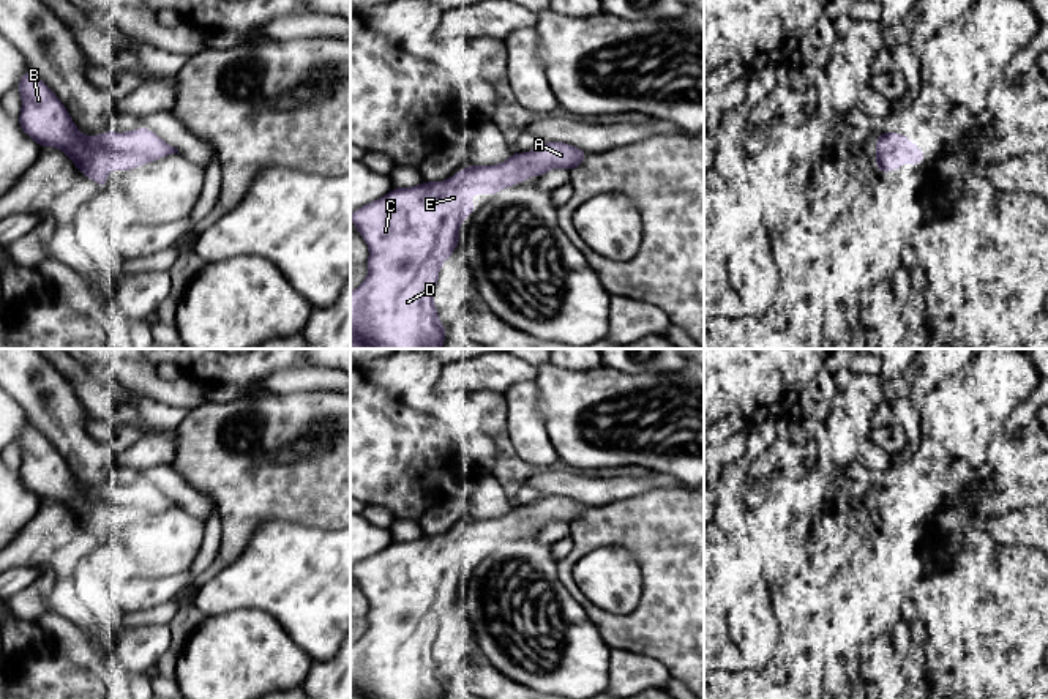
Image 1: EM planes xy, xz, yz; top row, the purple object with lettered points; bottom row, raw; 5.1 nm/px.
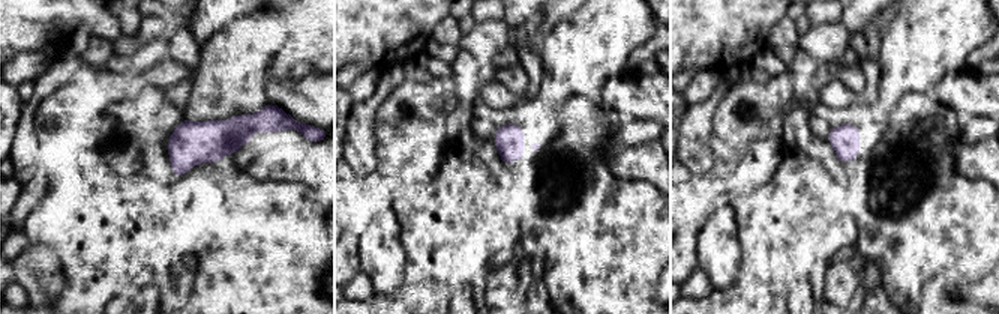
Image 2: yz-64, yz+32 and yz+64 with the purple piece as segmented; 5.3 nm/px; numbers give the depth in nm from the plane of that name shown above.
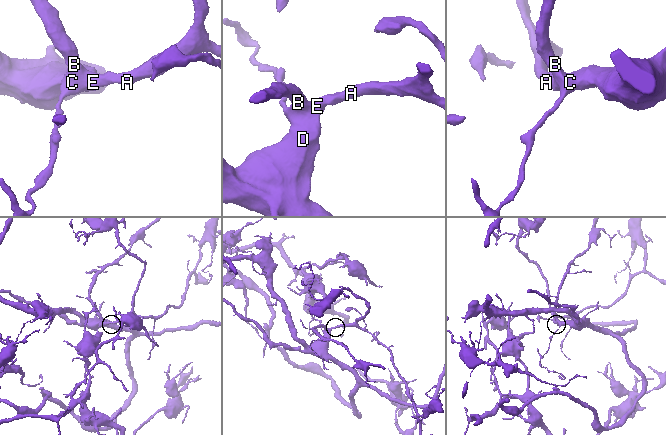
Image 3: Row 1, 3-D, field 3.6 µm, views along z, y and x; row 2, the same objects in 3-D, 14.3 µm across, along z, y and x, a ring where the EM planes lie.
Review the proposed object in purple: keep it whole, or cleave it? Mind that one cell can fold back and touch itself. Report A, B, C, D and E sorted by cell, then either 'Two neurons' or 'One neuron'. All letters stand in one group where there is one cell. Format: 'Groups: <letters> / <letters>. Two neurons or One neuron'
Groups: A B C D E. One neuron

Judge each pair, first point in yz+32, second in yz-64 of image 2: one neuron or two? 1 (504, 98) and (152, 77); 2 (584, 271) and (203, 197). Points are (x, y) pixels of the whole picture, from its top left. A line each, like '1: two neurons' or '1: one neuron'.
1: two neurons
2: one neuron

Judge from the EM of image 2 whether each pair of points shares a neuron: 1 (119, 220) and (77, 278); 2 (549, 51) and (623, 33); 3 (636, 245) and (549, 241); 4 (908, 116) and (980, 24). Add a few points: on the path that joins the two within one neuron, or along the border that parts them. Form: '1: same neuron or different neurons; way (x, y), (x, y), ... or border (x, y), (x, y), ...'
1: same neuron; way (104, 235), (98, 257), (92, 263)
2: same neuron; way (567, 51), (582, 51), (605, 33)
3: same neuron; way (615, 241), (570, 241)
4: different neurons; border (933, 96), (908, 92), (893, 110)

